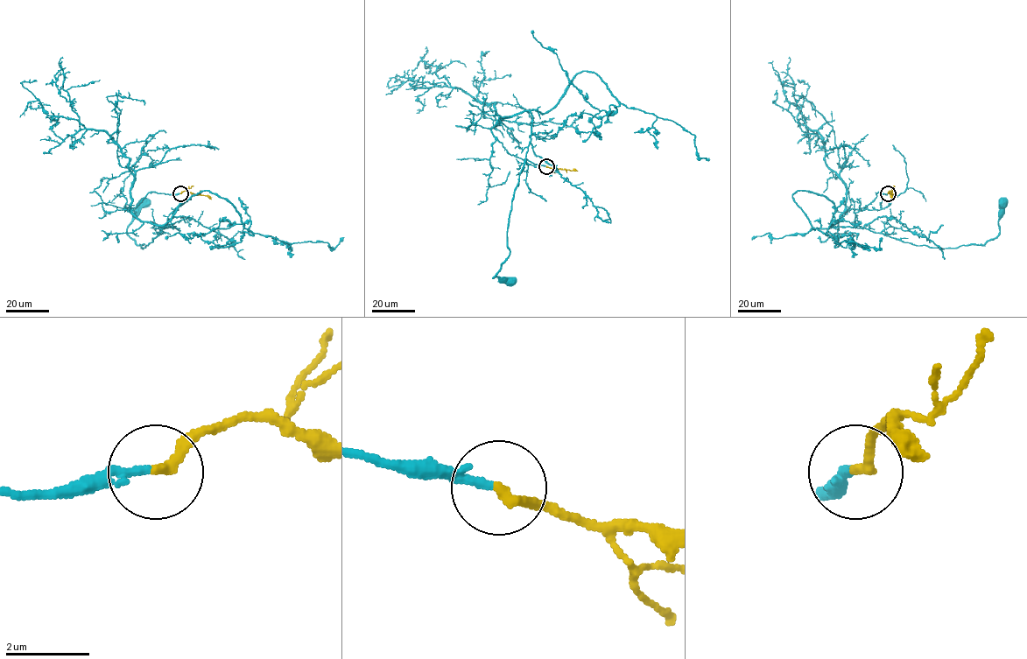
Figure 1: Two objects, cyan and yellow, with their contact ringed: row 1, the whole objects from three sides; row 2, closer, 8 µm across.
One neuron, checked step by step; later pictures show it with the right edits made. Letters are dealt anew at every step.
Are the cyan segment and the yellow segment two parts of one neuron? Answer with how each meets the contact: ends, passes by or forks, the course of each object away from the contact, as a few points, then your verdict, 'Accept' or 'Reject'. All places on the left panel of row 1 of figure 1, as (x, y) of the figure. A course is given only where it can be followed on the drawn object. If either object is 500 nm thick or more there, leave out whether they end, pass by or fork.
At the ring cyan ends. At the ring yellow ends. Course of cyan: (179, 193), (151, 192), (125, 208), (166, 227), (143, 248), (126, 232), (143, 202). Course of yellow: (180, 193), (187, 191), (211, 197). Accept

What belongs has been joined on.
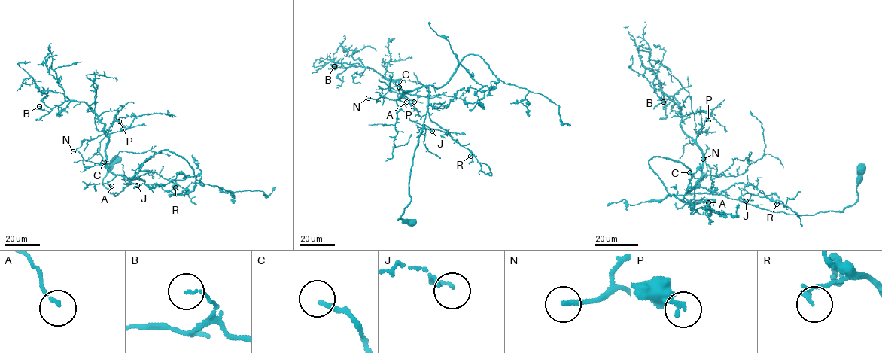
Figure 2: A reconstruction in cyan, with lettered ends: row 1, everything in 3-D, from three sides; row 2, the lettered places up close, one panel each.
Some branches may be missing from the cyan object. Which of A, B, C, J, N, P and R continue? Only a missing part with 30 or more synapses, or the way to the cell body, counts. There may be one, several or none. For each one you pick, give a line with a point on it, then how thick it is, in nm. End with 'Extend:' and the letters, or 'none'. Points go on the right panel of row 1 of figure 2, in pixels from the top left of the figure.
C: Place: (689, 172). Thickness 170 nm
N: Place: (703, 159). Thickness 240 nm
Extend: C, N

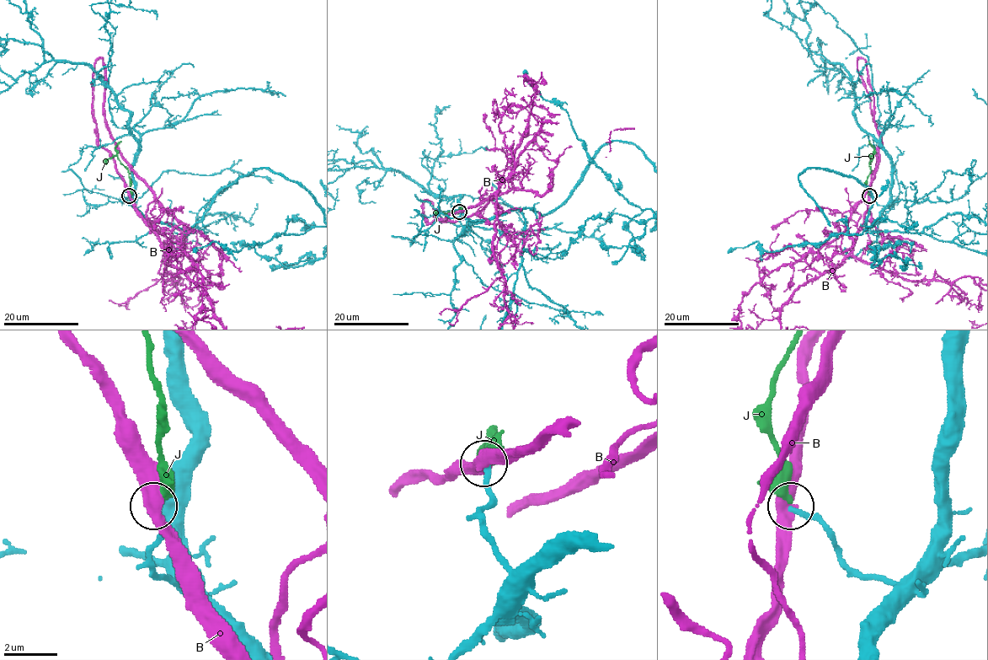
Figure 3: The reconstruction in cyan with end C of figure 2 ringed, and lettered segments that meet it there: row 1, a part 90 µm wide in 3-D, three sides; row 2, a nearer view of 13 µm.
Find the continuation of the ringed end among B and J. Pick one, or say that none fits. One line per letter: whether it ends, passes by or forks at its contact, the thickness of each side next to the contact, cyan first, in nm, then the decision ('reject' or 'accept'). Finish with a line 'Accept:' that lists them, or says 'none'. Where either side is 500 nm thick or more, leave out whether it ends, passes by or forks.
B: it passes by | 200/460 nm | reject
J: it ends | 170/380 nm | reject
Accept: none

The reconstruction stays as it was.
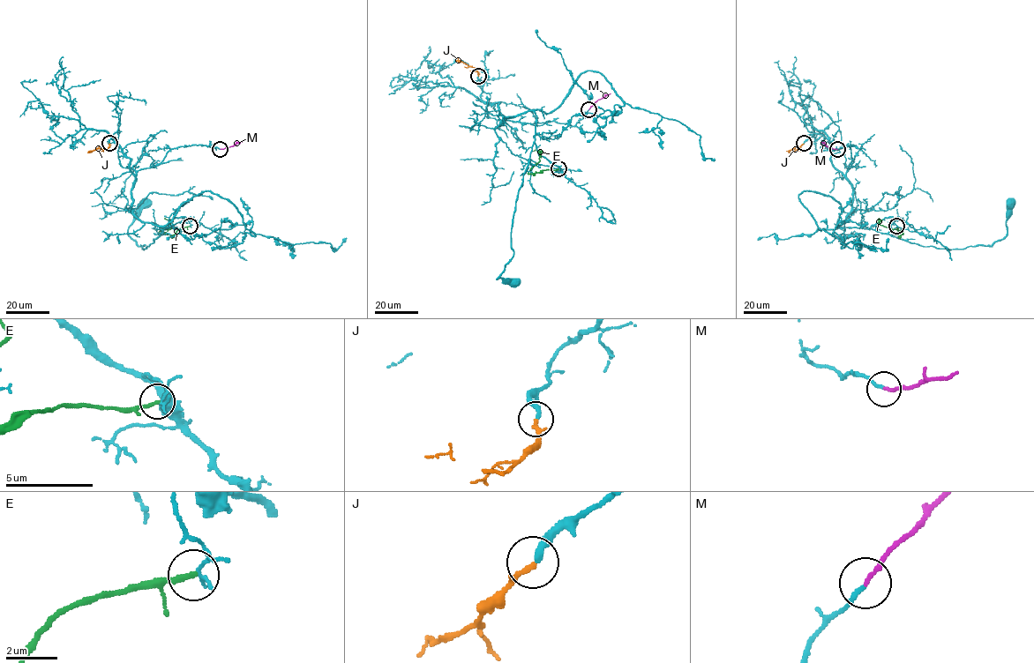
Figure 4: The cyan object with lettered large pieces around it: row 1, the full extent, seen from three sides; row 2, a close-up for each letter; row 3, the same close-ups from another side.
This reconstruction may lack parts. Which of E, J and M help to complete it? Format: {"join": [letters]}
{"join": ["J", "M"]}

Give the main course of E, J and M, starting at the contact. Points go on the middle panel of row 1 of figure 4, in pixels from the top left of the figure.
E: (558, 168), (528, 174), (540, 160), (540, 152), (533, 151)
J: (478, 76), (474, 68), (456, 60)
M: (588, 109), (610, 93)

